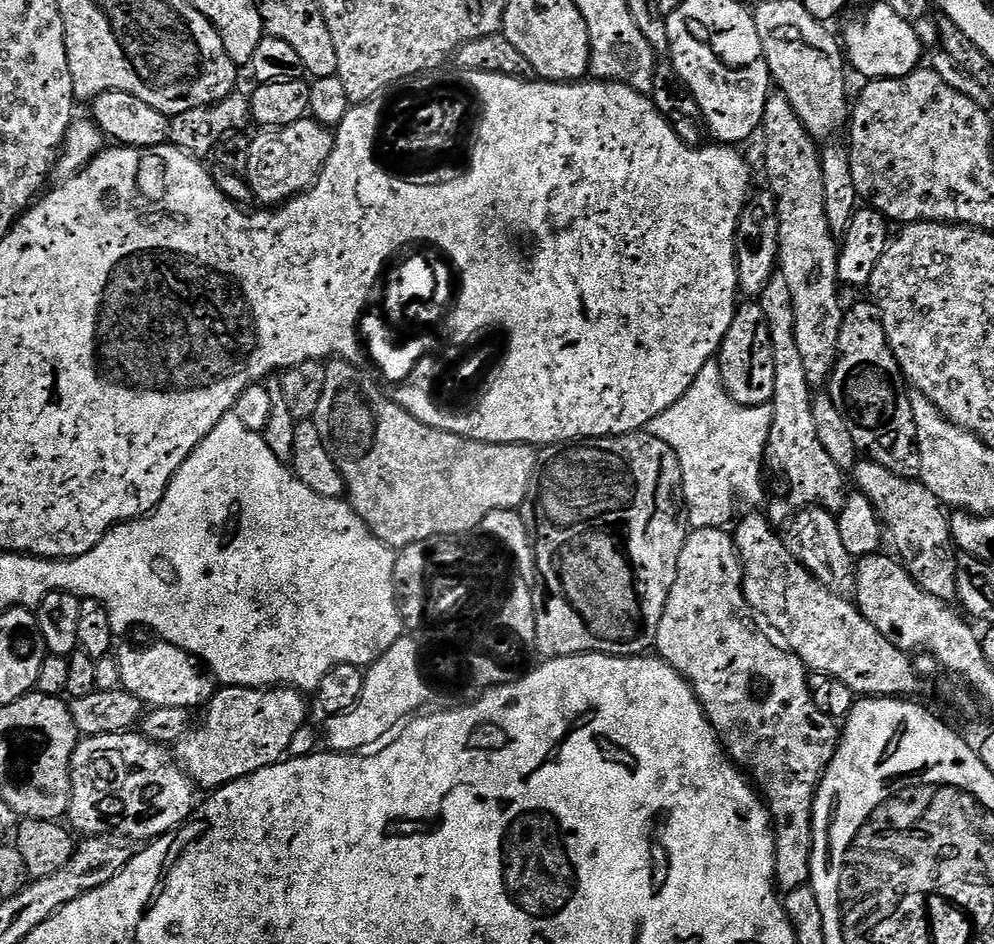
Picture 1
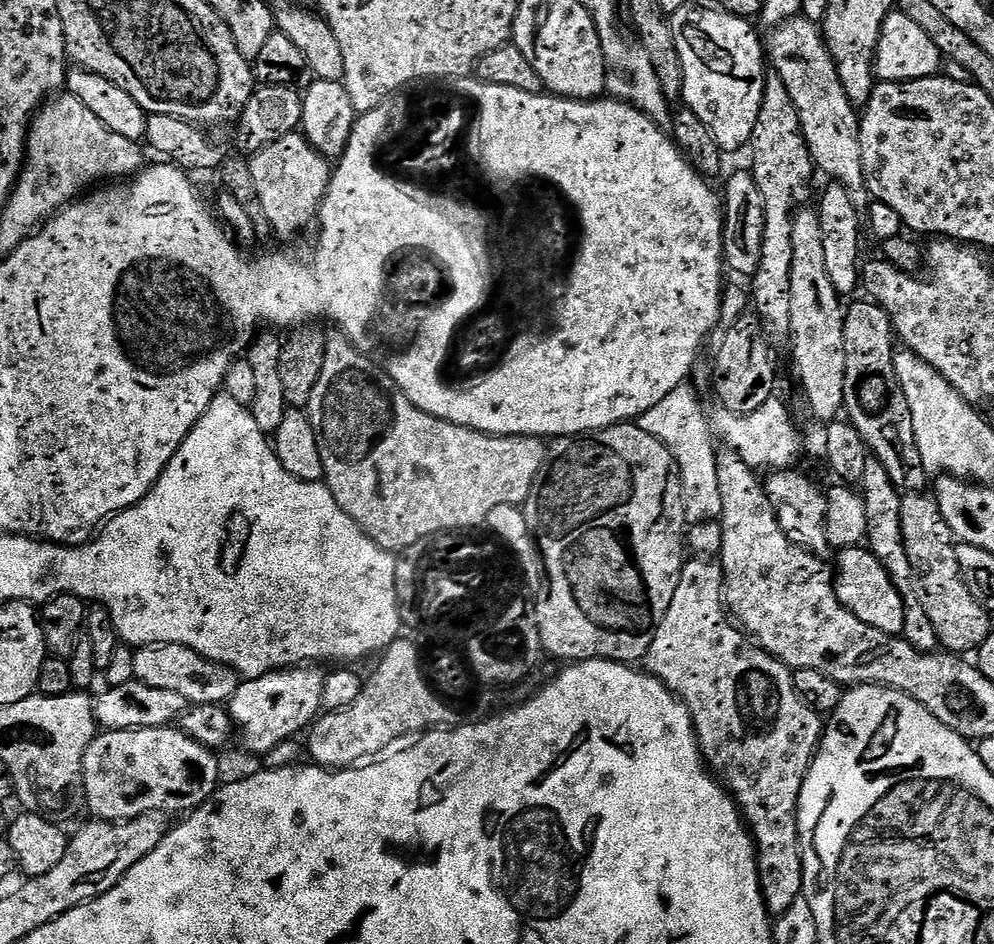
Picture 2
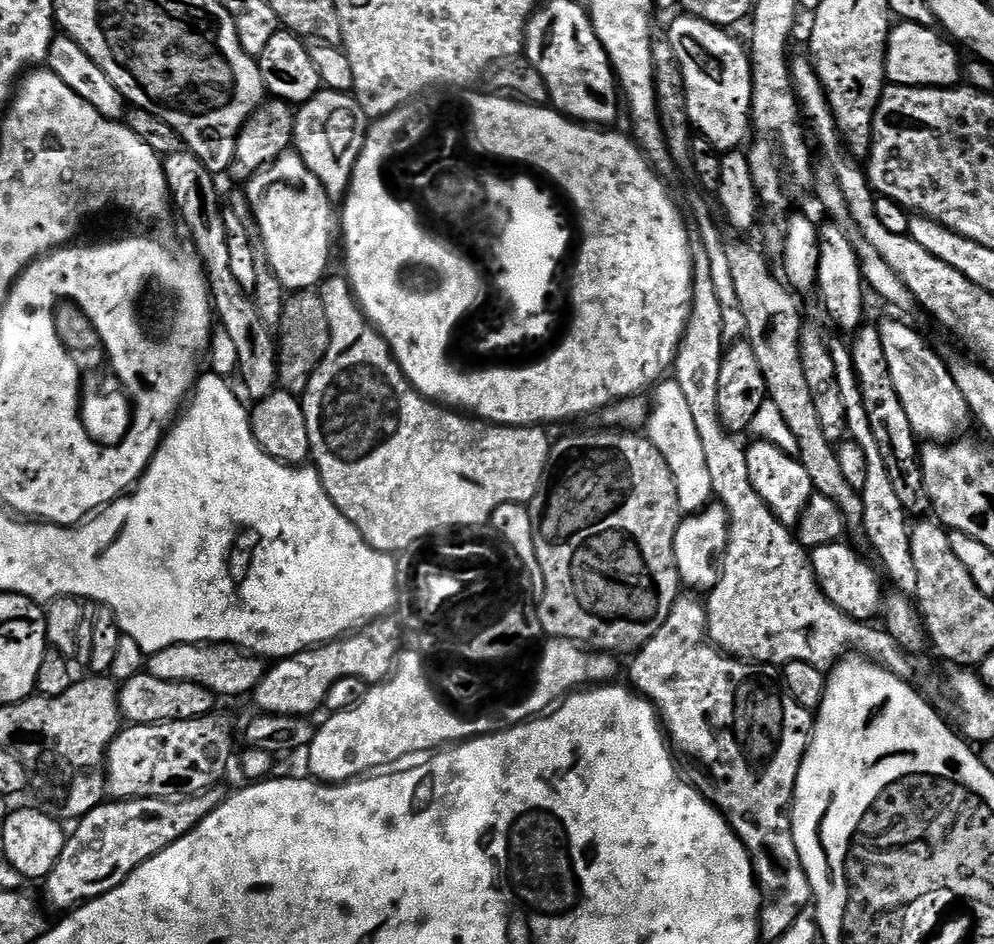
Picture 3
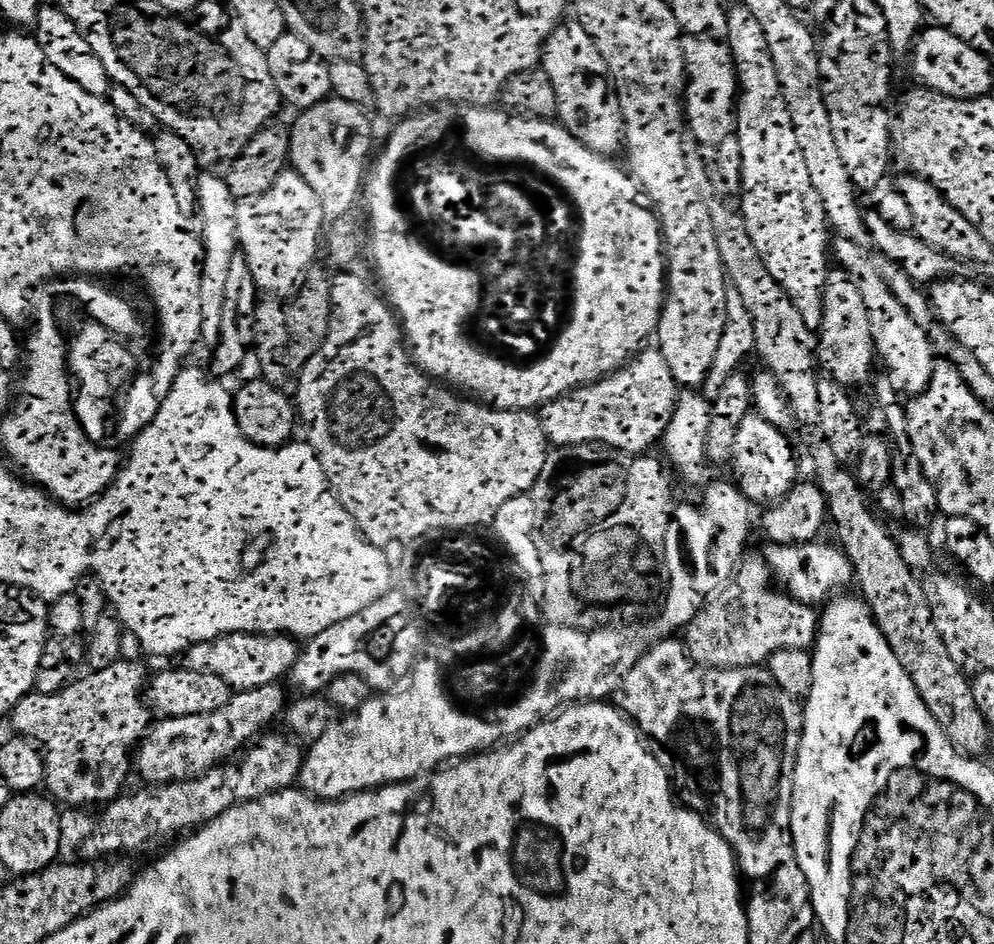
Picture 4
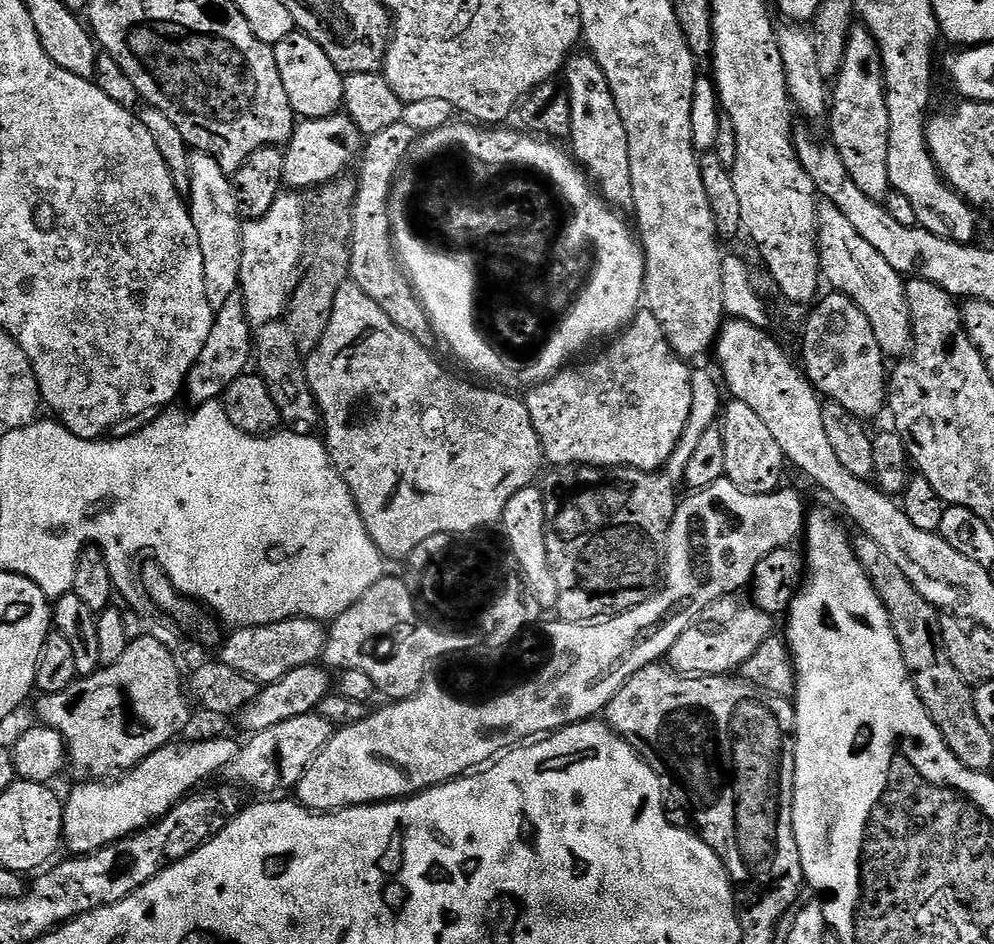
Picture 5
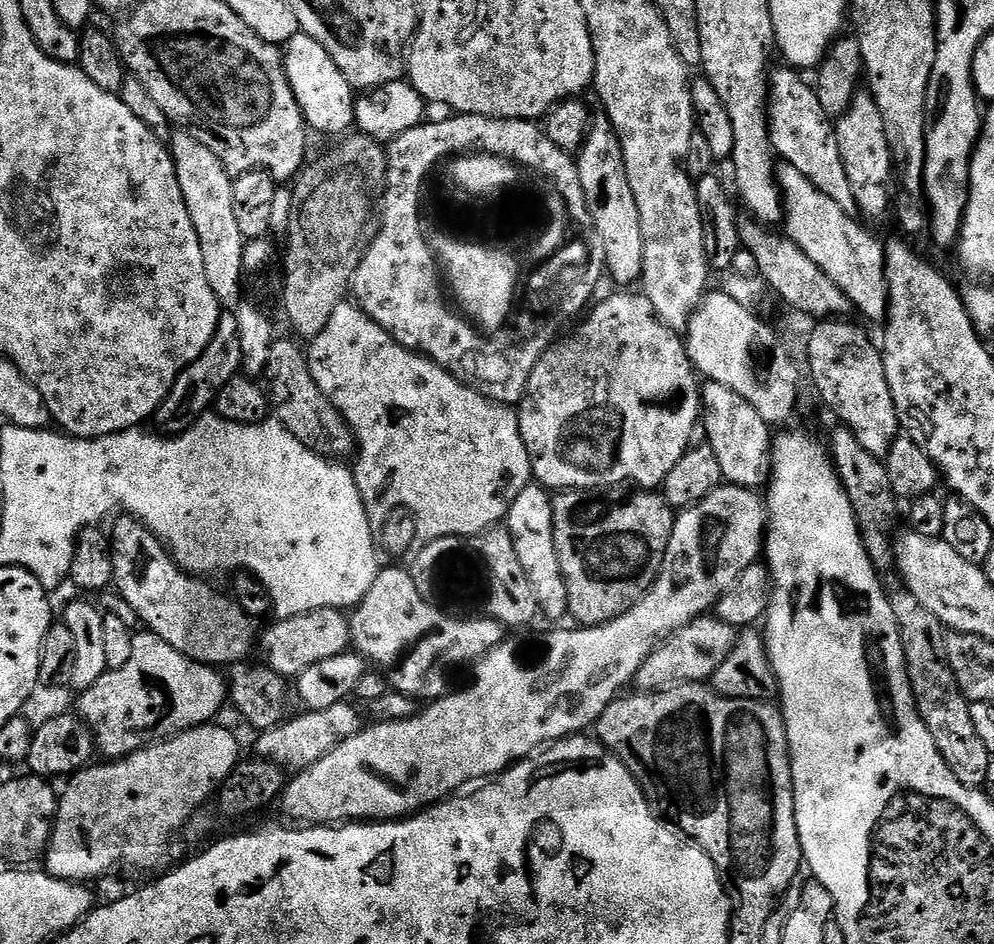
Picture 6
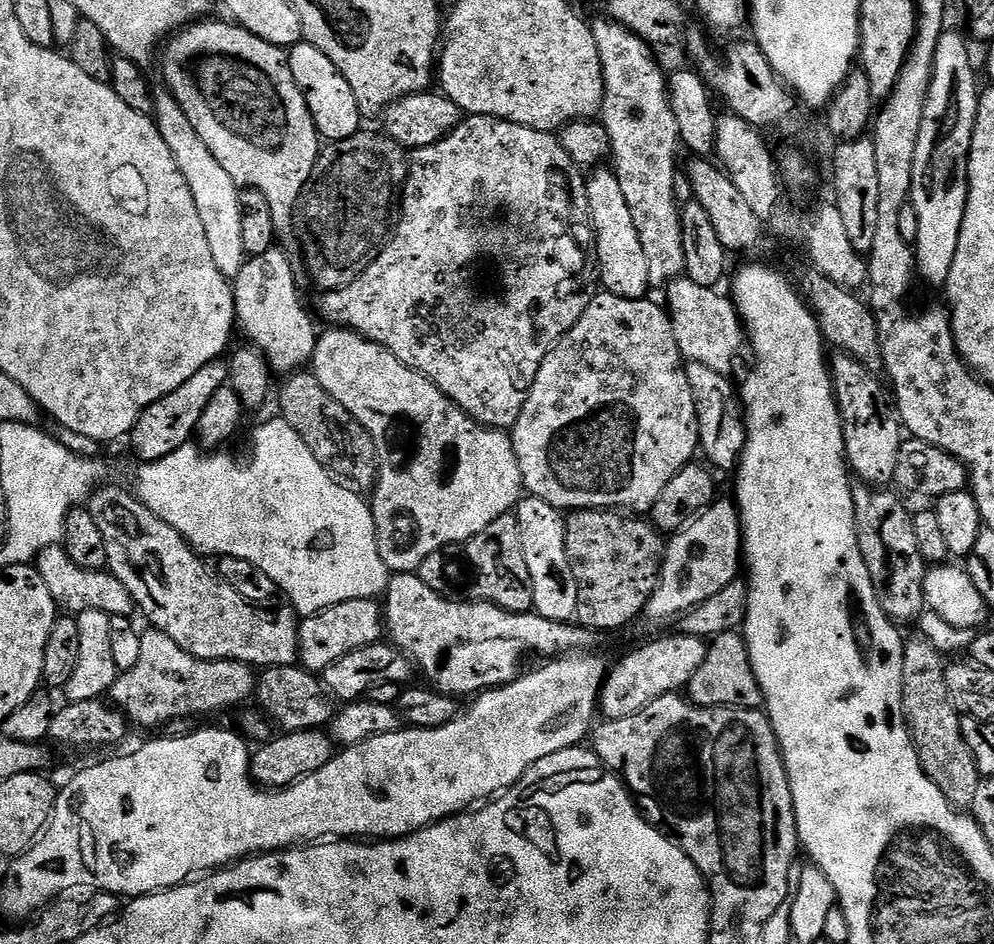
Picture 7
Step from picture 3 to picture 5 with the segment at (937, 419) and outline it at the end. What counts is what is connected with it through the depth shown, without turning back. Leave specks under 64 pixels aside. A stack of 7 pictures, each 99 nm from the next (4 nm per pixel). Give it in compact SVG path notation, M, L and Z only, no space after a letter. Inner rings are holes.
M824 202L818 207L818 246L821 277L827 283L829 280L835 291L846 294L855 302L858 310L866 314L874 330L874 339L885 357L903 357L912 346L912 319L910 302L904 289L905 277L895 272L886 258L854 230L842 210L832 203Z

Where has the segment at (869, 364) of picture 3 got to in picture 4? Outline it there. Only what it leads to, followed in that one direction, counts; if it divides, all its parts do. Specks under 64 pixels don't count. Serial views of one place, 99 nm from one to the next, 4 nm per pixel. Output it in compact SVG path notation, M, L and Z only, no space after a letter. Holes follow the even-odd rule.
M877 379L876 400L884 407L884 420L888 423L887 435L890 437L892 445L892 482L891 487L896 488L896 496L900 499L900 512L909 520L911 527L916 530L928 530L928 527L935 522L936 516L941 515L938 494L926 478L926 470L922 470L922 462L918 462L918 454L914 454L914 446L908 437L908 427L906 426L906 408L898 395L898 389L891 379Z

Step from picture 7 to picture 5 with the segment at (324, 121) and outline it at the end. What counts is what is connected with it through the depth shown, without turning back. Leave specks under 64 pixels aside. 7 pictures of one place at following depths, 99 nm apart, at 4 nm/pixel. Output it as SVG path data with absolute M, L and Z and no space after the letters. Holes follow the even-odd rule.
M291 32L282 42L274 45L278 74L290 106L297 117L304 120L326 119L339 113L344 106L344 76L326 58L326 50L314 42L305 32Z

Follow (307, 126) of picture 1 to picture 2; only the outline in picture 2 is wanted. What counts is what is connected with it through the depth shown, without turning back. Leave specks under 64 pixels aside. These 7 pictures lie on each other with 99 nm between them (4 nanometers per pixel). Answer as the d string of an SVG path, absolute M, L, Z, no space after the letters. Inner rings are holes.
M299 131L270 142L261 152L251 157L258 202L262 204L273 233L280 236L296 236L308 223L320 215L320 204L328 193L328 184L334 171L329 158L320 153L307 137Z

